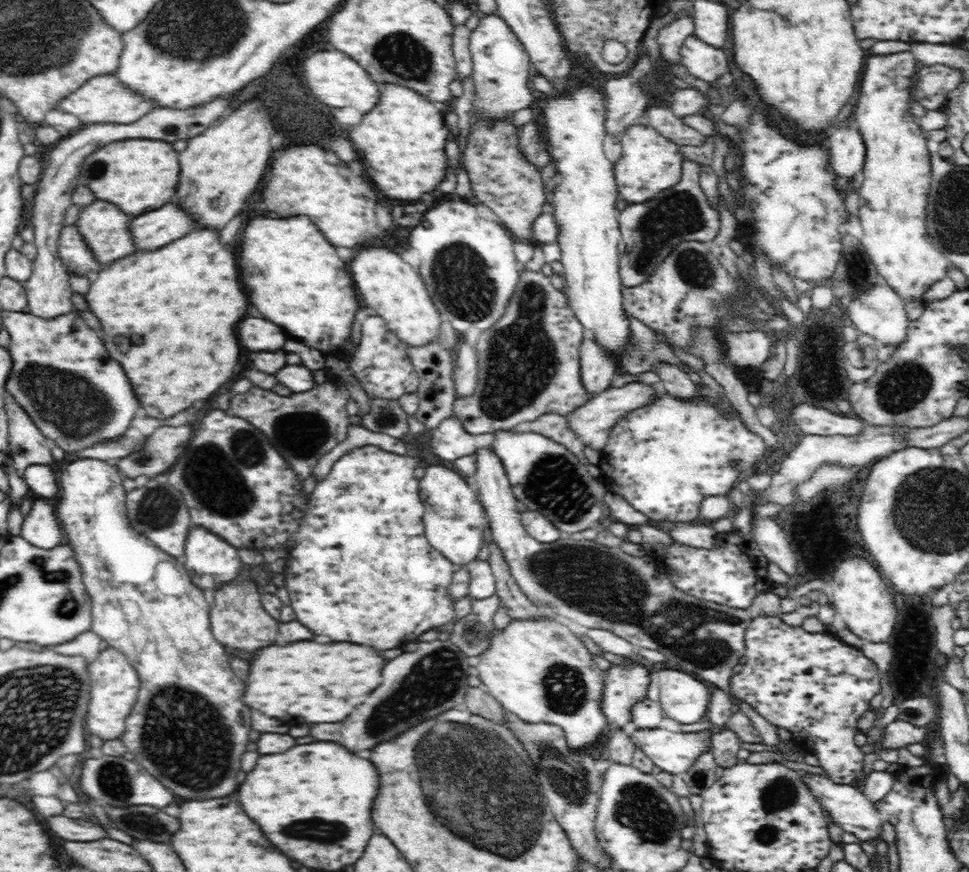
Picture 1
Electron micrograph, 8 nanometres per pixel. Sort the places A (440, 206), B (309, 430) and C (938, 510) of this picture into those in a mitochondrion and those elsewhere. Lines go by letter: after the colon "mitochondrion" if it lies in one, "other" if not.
A: other
B: mitochondrion
C: mitochondrion

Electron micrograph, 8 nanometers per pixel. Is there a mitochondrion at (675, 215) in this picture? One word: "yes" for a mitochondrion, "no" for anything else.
yes

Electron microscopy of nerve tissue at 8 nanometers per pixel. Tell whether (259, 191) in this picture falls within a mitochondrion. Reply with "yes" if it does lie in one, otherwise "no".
no

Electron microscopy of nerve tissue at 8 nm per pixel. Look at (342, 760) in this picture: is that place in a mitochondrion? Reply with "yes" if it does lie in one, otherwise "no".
no

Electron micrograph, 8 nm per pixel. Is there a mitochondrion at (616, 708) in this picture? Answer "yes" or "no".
no

